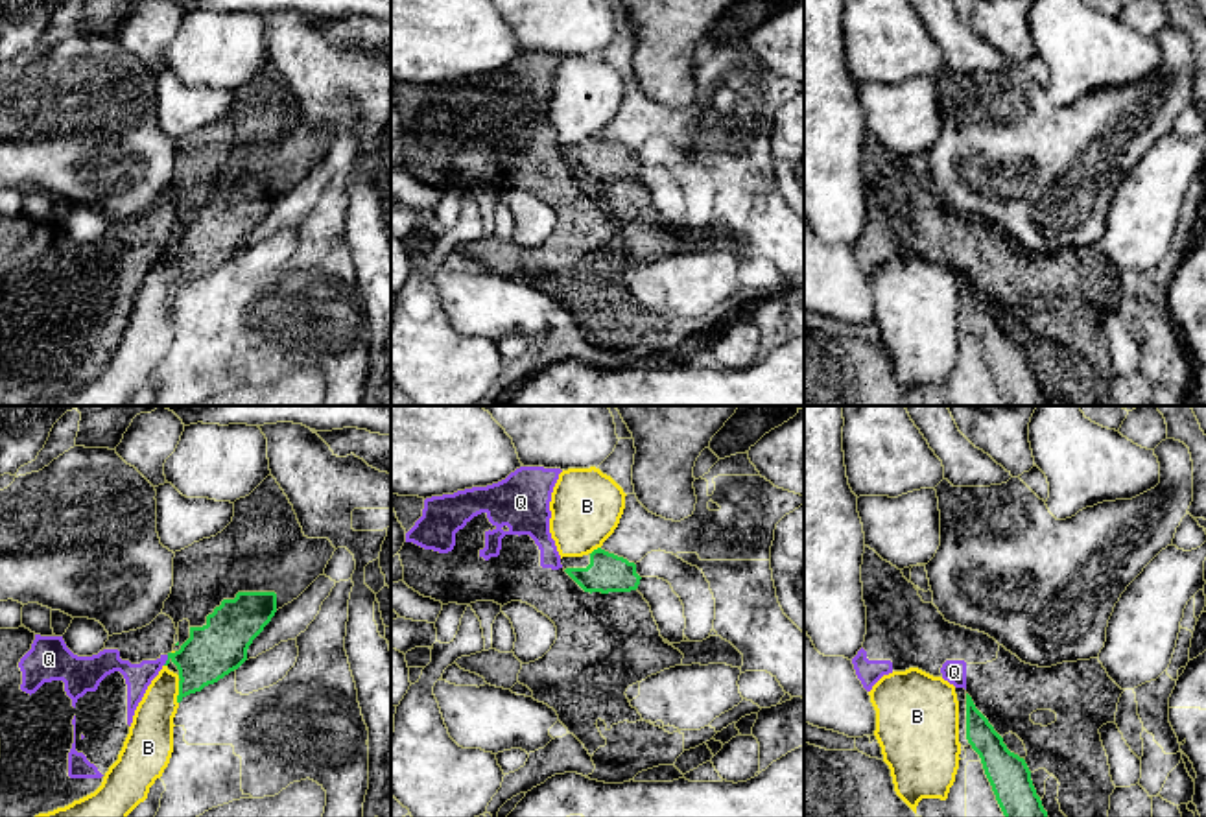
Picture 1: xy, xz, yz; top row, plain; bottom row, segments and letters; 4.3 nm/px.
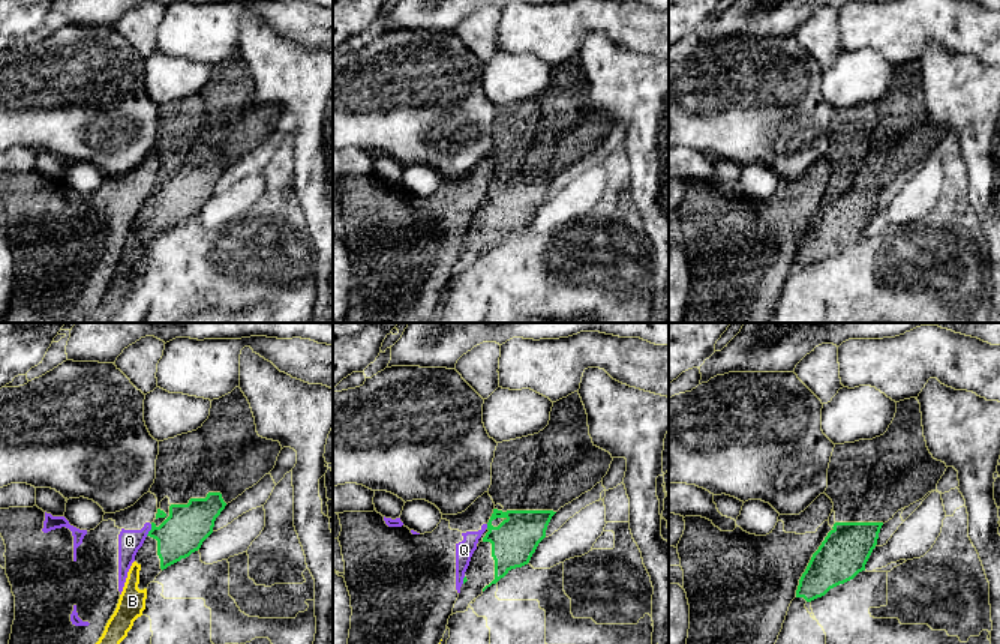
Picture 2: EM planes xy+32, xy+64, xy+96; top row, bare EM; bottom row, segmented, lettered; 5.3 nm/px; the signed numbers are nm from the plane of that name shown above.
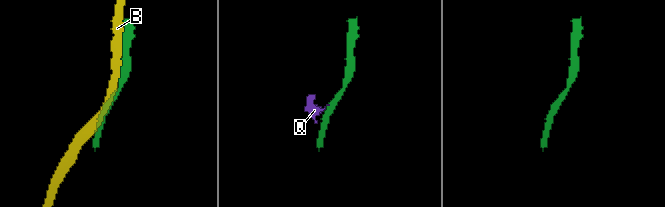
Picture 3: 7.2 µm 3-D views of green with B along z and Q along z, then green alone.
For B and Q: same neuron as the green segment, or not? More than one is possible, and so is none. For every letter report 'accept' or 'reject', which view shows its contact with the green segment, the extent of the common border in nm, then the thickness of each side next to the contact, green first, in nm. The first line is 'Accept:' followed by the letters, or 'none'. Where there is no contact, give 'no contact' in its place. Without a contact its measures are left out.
Accept: none
B: reject; meets green in xy; contact 100 nm long; 240 nm thick on the green side, 200 nm on the other
Q: reject; meets green in xy; contact 50 nm long; 240 nm thick on the green side, 110 nm on the other

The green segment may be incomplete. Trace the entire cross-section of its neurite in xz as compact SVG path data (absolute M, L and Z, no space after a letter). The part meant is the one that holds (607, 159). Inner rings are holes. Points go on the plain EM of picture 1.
M601 135L583 144L562 144L564 159L585 179L631 179L640 172L636 151Z

